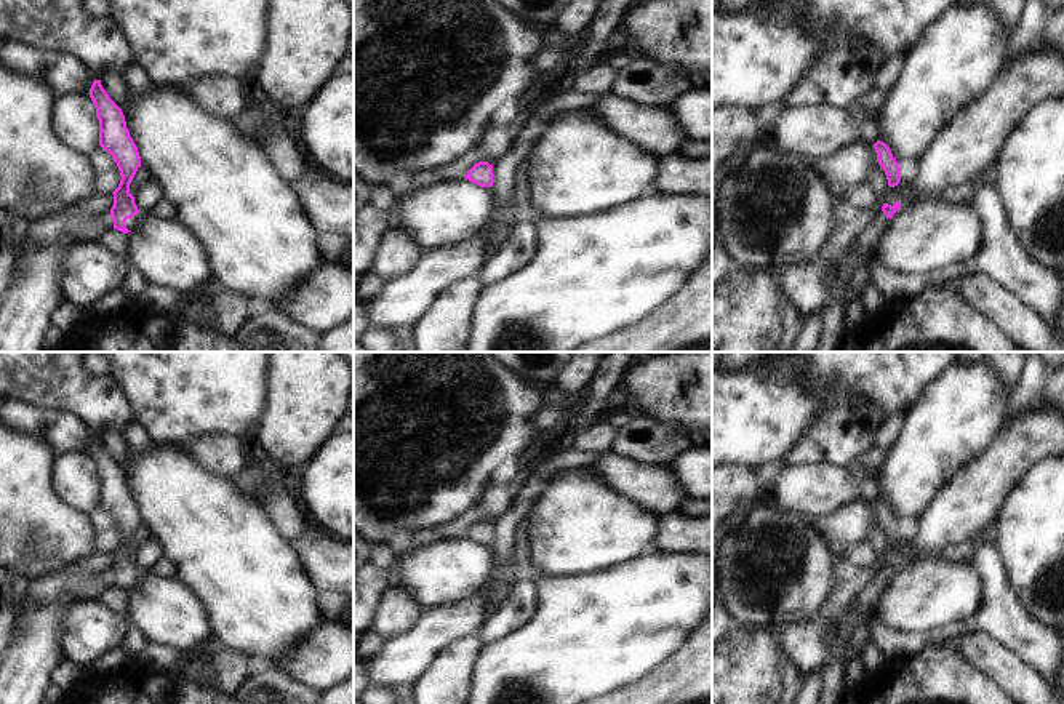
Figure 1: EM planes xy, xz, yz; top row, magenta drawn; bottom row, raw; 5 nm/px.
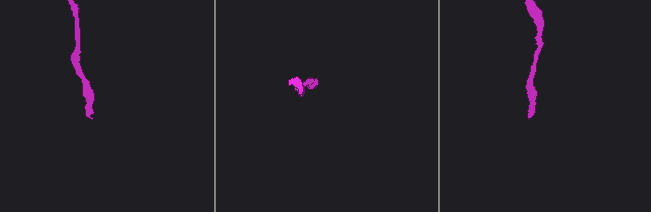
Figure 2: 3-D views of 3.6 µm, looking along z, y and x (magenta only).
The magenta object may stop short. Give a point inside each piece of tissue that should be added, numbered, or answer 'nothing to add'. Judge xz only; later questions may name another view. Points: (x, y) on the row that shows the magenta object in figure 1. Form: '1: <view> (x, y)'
nothing to add

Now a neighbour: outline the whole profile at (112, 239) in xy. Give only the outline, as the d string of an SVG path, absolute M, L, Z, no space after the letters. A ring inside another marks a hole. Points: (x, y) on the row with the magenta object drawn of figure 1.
M114 227L107 230L101 230L94 242L101 243L102 246L106 246L107 250L114 251L122 258L126 256L126 248L128 248L126 234Z

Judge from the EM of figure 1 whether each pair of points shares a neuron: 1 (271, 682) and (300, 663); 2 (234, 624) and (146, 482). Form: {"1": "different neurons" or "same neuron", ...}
{"1": "different neurons", "2": "same neuron"}

